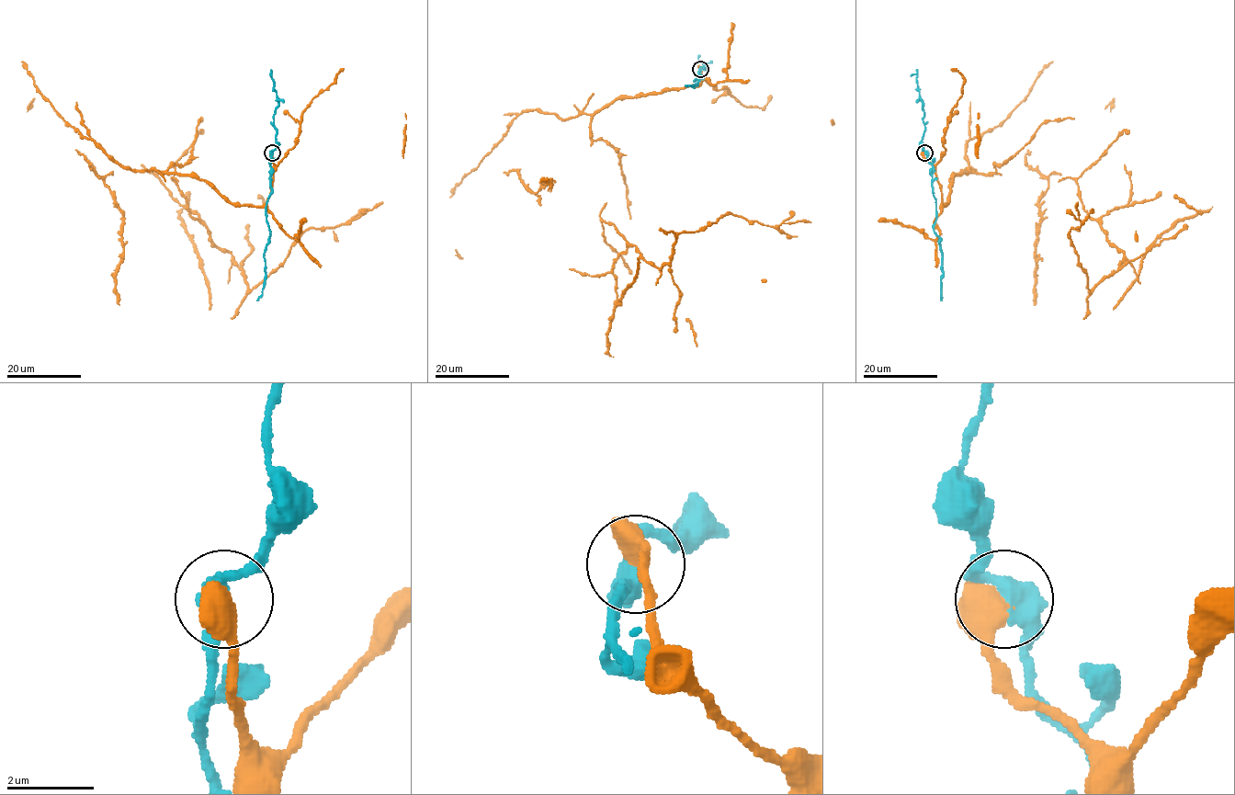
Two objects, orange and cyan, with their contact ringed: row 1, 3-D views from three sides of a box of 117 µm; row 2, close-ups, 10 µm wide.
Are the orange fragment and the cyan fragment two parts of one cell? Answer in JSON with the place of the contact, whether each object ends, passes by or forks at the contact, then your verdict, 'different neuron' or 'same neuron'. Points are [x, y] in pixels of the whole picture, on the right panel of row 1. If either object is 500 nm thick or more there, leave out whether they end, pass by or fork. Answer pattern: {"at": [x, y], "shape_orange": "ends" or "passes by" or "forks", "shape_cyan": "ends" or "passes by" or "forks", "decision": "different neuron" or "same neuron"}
{"at": [924, 153], "decision": "different neuron"}

